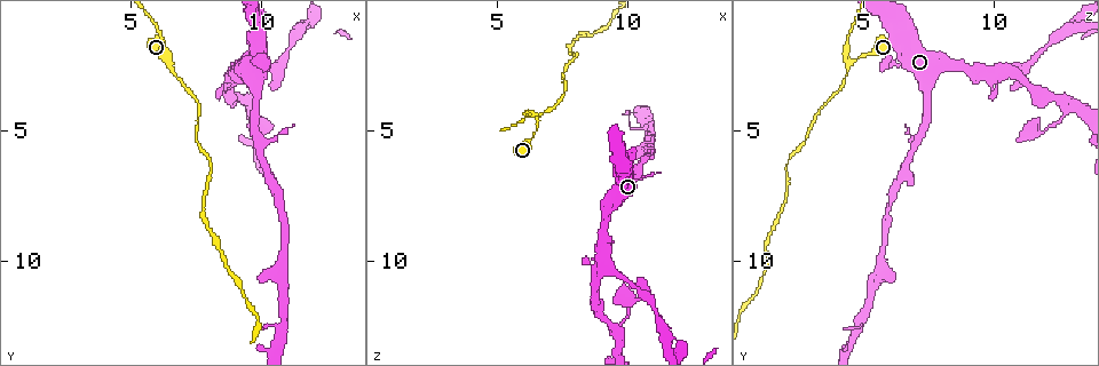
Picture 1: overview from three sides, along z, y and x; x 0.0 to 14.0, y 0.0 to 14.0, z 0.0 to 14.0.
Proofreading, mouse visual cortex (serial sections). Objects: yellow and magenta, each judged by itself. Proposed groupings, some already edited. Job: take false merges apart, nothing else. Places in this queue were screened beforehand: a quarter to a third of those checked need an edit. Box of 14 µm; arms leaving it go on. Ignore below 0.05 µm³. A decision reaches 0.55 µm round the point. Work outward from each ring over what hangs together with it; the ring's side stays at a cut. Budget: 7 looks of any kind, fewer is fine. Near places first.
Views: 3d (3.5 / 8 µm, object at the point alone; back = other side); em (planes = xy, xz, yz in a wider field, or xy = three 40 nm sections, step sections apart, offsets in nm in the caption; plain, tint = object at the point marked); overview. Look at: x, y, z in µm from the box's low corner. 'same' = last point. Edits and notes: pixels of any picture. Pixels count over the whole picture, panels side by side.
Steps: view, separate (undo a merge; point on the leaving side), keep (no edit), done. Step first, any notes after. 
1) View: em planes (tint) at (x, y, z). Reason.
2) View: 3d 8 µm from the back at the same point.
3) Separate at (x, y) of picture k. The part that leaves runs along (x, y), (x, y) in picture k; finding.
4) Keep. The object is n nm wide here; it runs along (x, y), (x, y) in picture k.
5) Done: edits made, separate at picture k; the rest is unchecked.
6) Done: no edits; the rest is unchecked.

View: 3d 3.5 µm at (9.0, 2.9, 10.5). Three arms meet.

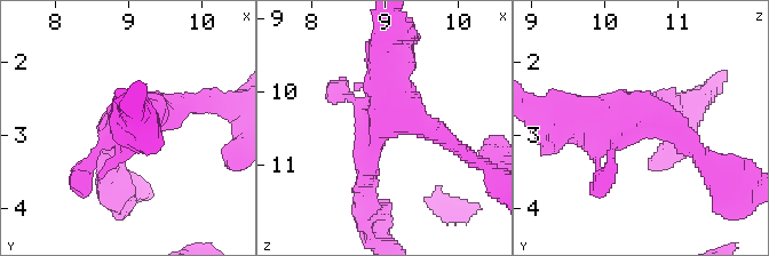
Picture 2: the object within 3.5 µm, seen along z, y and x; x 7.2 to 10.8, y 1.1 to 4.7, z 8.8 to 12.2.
Keep. It runs along (391, 31), (391, 104), (366, 168) in picture 2; all the same cell.

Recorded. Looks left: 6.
View: 3d 3.5 µm at (6.4, 2.5, 4.6). Abrupt turn.

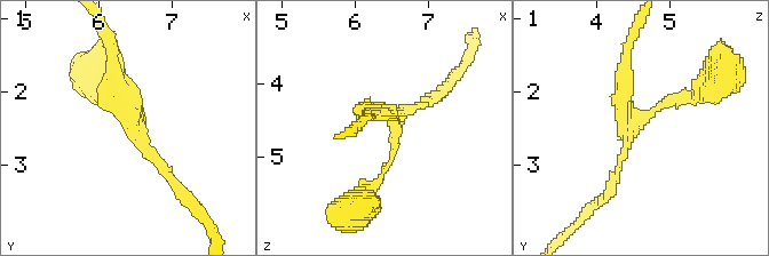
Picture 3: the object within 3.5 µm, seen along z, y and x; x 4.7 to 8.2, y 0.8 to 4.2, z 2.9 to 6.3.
View: em planes (tint) at (6.50, 2.50, 4.50). 3 arms meet here; the arms are 100, 150, 250 nm wide.

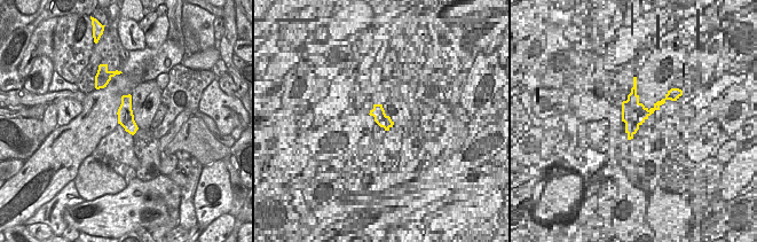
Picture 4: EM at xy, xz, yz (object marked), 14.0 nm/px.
View: em xy step 2 (tint) at the same point.

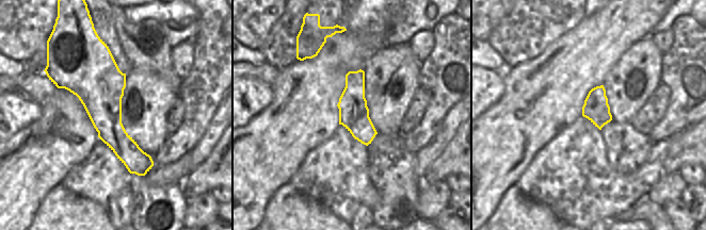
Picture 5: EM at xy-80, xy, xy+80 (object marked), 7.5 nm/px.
Keep. It runs along (695, 97), (665, 101), (633, 126), (612, 185) in picture 3; continuous, no second cell.

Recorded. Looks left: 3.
View: 3d 3.5 µm at (8.0, 6.5, 2.1). A narrow waist.

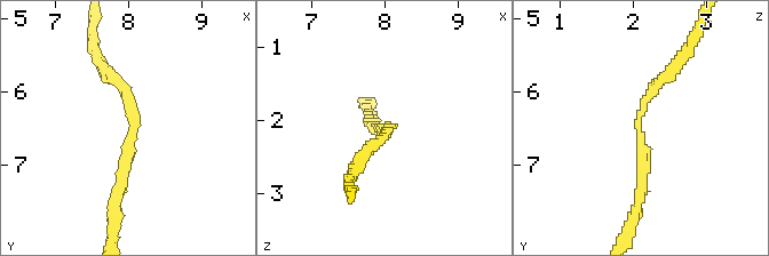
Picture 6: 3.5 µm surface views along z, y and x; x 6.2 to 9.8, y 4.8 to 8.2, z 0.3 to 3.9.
View: em xy step 1 (tint) at (8.00, 6.45, 2.05). The arms are 200, 200 nm wide.

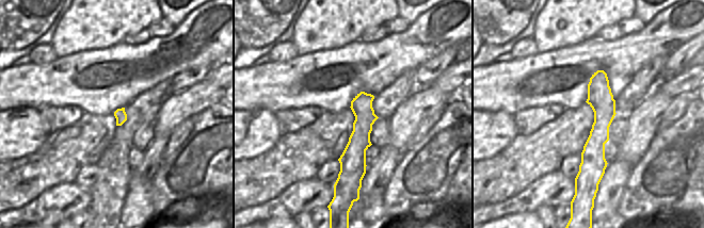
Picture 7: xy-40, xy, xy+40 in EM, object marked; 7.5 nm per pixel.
Keep. It runs along (675, 64), (637, 121), (637, 198) in picture 6; continuous, no second cell.

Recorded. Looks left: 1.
Done: no edits; the rest is unchecked.

